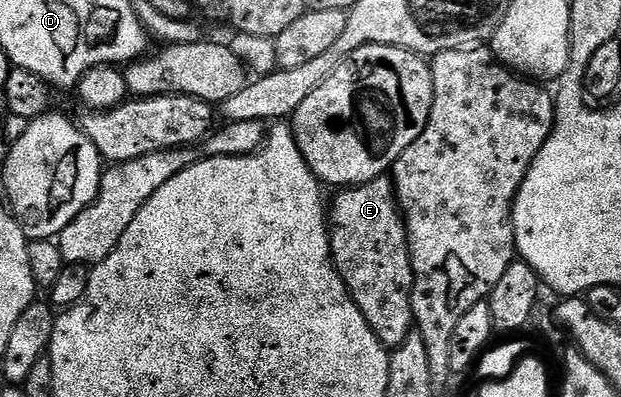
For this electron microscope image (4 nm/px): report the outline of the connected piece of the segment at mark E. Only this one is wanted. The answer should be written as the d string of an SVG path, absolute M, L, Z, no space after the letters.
M385 175L365 185L341 188L337 193L340 194L330 201L332 262L358 311L362 311L366 323L370 323L374 335L389 350L396 349L414 332L412 256L408 250L408 230L404 227L404 214L400 212L400 203L396 199L396 187L392 184L391 176Z

